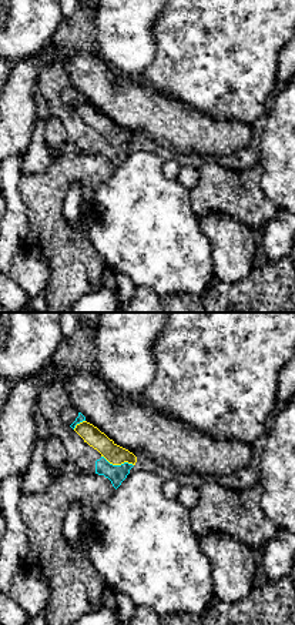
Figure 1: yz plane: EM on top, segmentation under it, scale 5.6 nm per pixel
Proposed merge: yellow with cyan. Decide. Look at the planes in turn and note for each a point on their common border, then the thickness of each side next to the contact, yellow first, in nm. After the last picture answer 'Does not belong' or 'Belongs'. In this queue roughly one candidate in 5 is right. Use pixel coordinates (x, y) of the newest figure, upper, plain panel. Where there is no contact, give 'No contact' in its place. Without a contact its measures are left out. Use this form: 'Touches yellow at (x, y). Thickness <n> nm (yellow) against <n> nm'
Touches yellow at (117, 144). Thickness 110 nm (yellow) against 100 nm

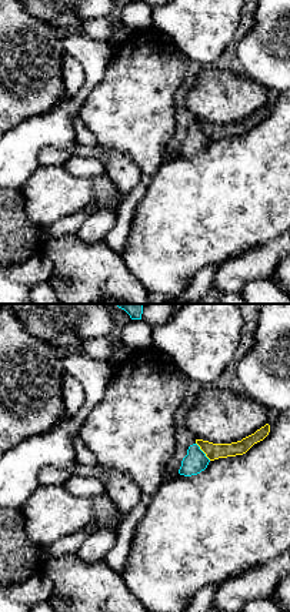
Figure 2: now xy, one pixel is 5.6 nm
Touches yellow at (202, 130). Thickness 100 nm (yellow) against 130 nm

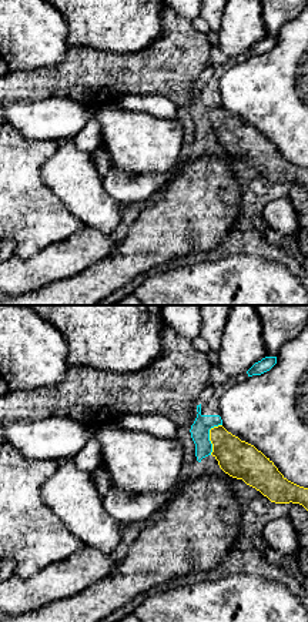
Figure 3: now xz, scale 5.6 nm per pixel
Touches yellow at (210, 117). Thickness 220 nm (yellow) against 110 nm

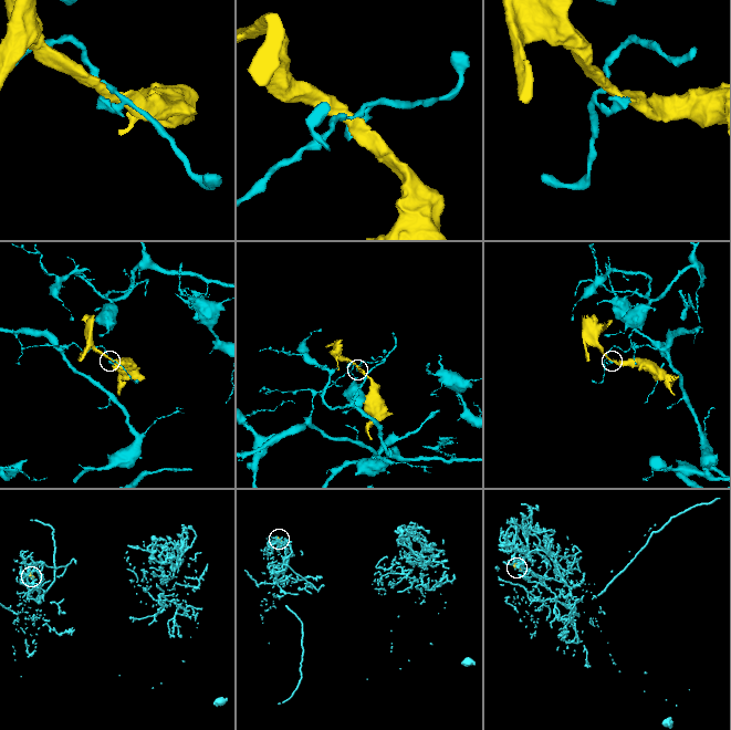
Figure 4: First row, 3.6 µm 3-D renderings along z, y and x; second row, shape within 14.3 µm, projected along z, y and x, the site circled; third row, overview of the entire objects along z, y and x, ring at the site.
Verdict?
Does not belong

